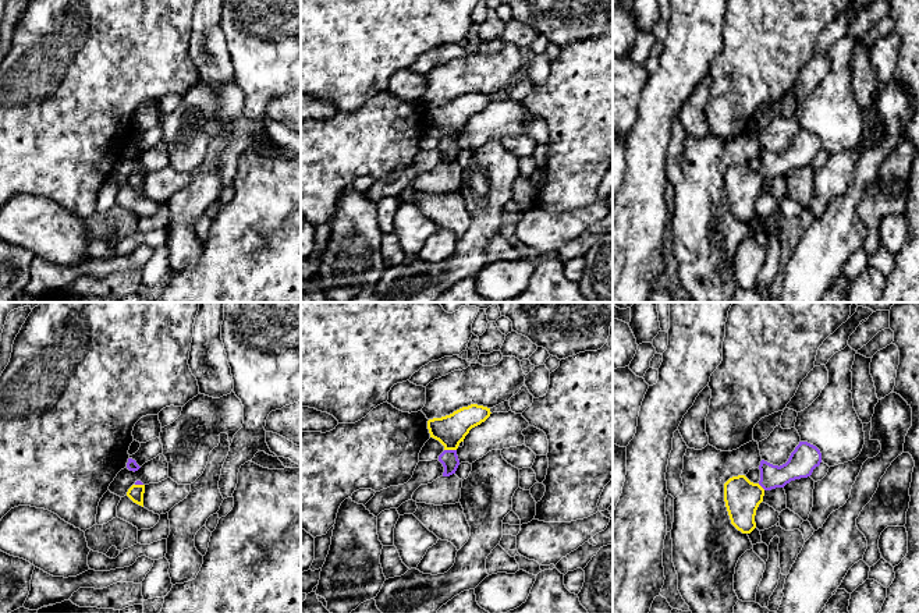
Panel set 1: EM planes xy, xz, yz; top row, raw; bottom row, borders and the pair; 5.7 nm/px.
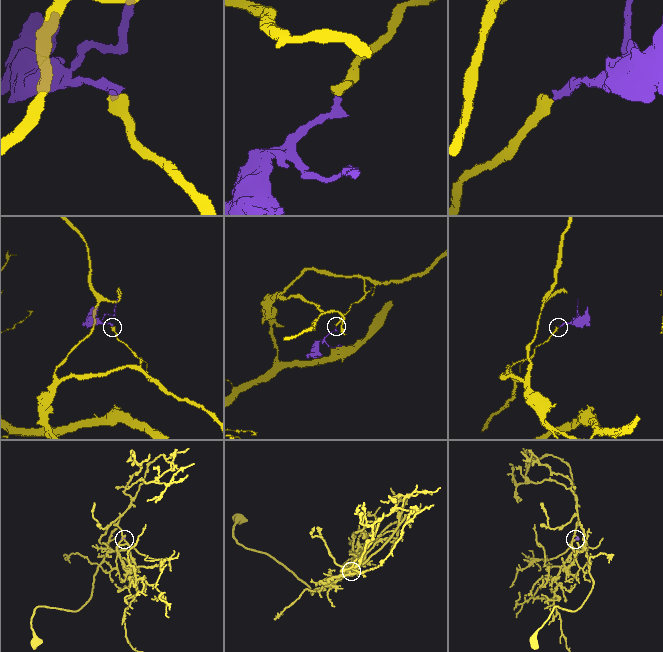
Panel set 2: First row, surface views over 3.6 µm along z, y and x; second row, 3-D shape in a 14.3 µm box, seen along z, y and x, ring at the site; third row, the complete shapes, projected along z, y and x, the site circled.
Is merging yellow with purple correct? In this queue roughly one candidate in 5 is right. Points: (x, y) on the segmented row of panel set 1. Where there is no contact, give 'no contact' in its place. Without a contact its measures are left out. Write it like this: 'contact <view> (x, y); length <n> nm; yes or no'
contact xz (450, 449); length 70 nm; yes

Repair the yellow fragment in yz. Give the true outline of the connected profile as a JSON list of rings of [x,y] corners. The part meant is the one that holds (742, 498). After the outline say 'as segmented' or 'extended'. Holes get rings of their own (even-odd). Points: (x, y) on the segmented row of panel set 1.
[[[799,442],[788,461],[780,467],[762,460],[757,483],[751,482],[745,475],[730,478],[724,483],[724,502],[731,524],[742,534],[751,534],[756,528],[755,515],[764,492],[810,476],[820,463],[820,450],[808,442]]] | extended

